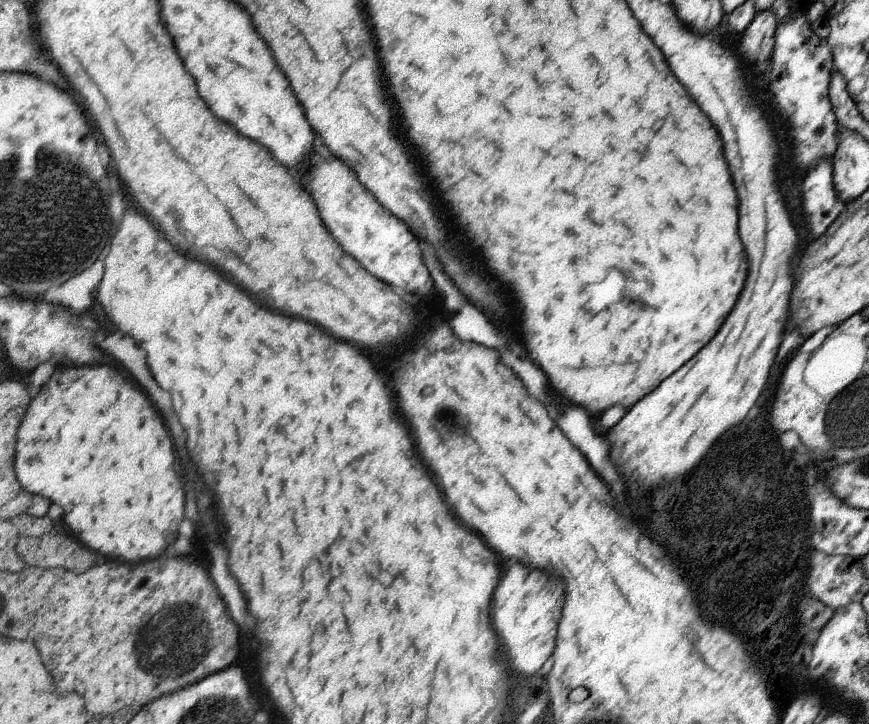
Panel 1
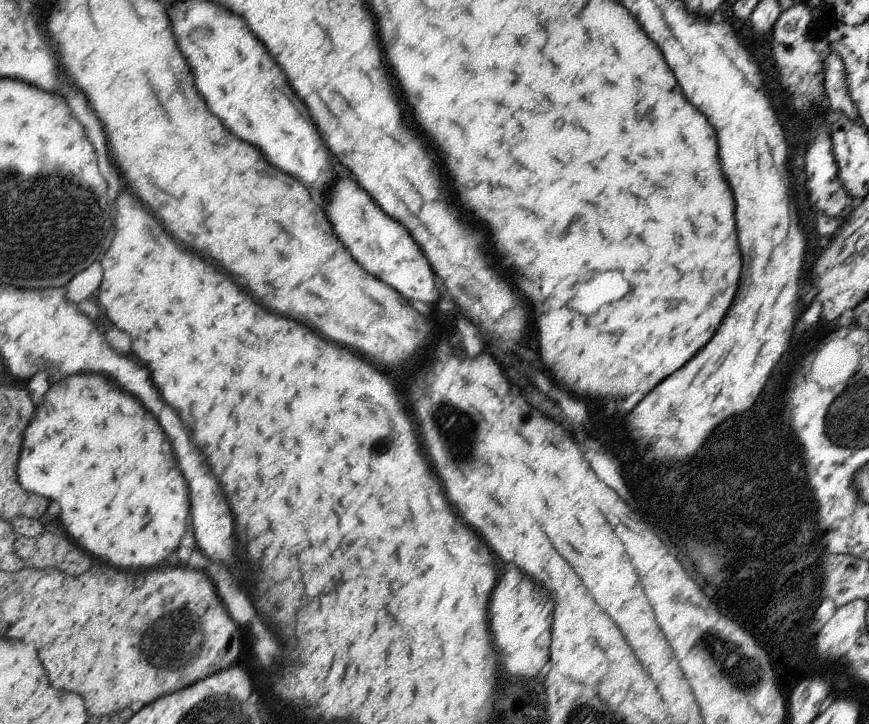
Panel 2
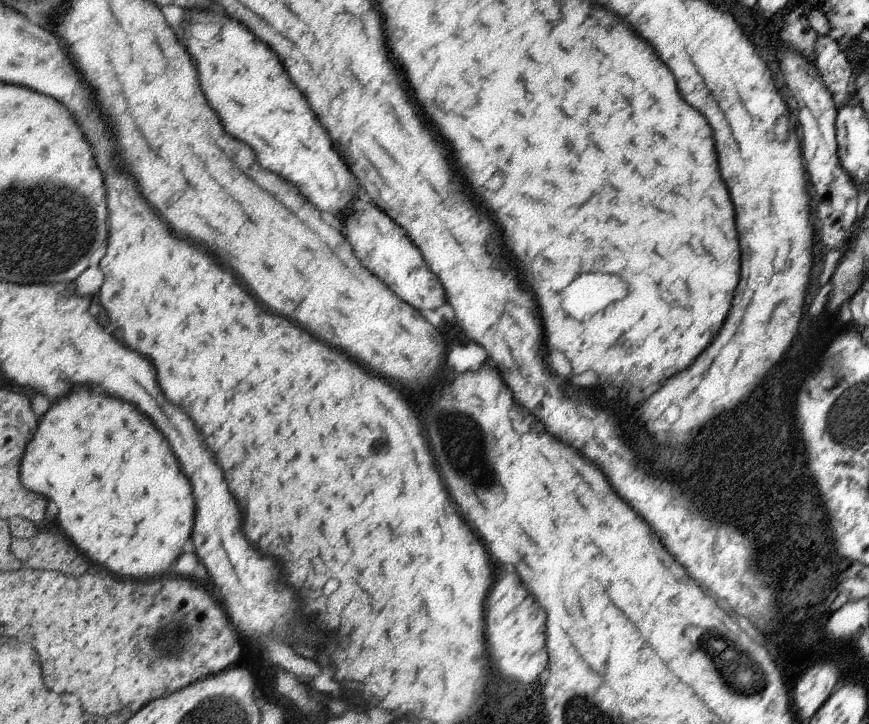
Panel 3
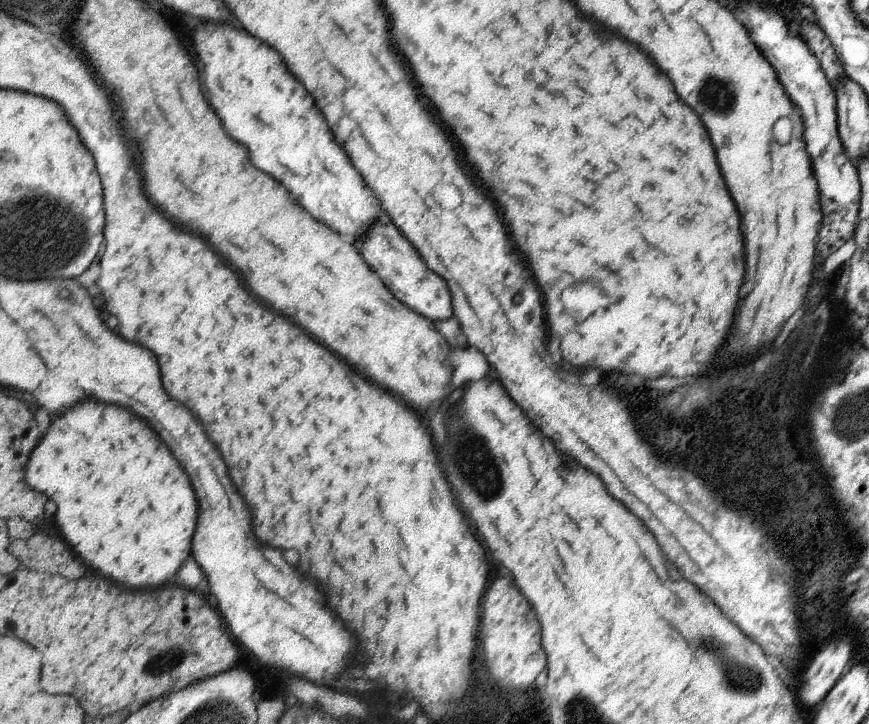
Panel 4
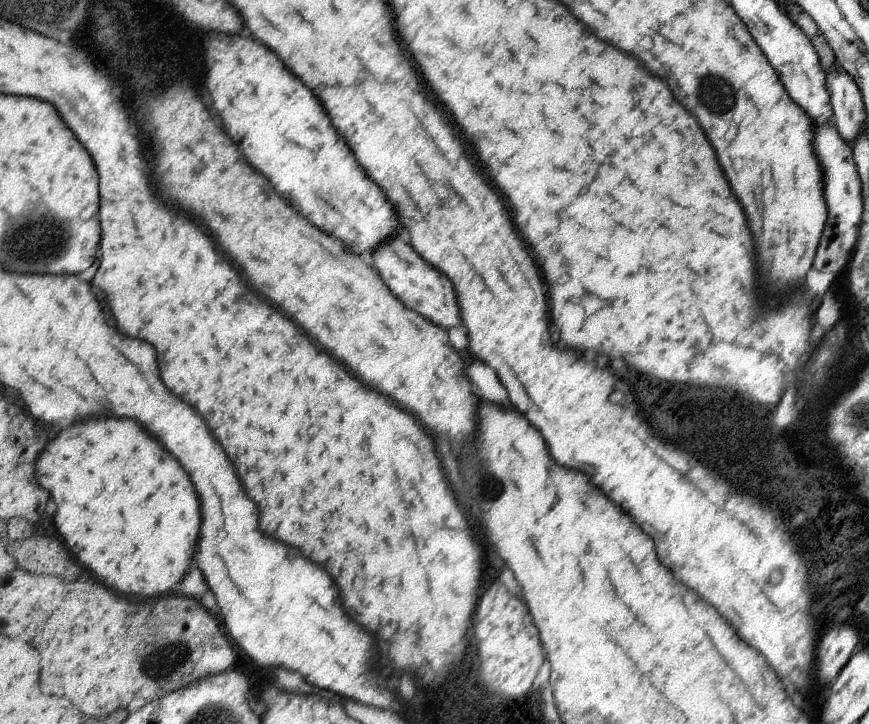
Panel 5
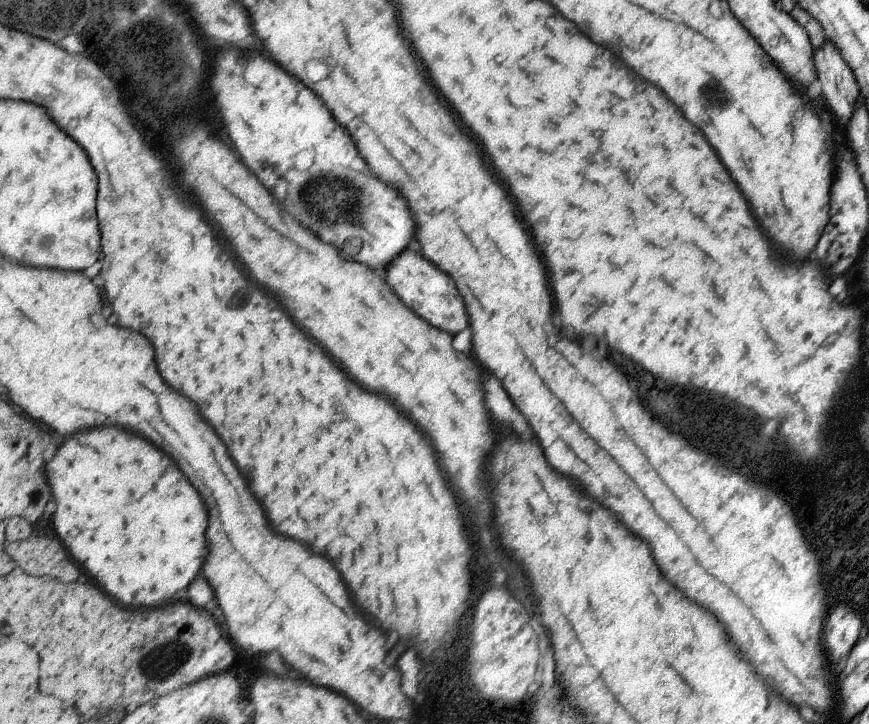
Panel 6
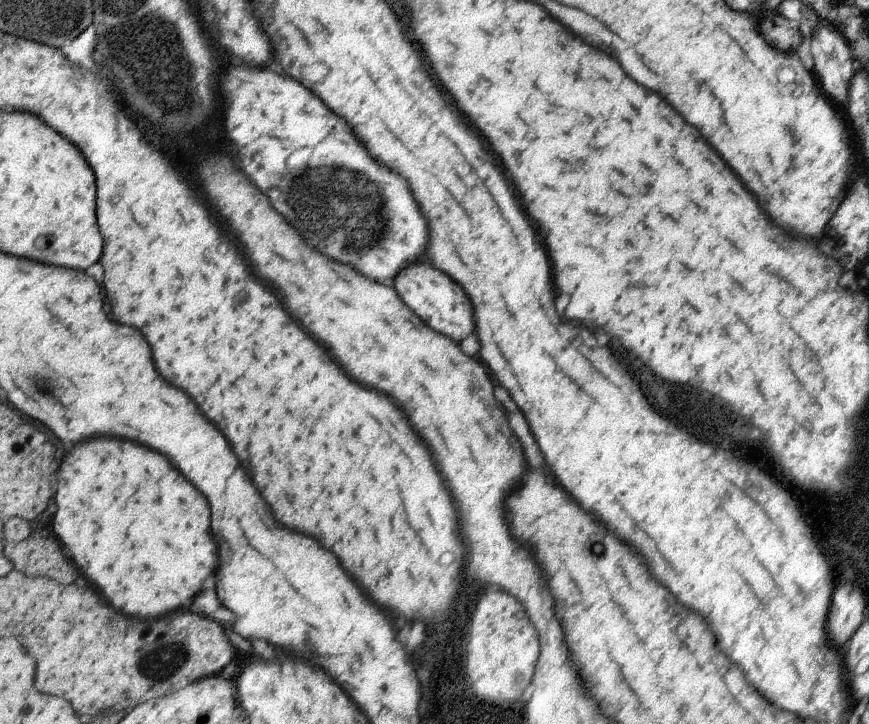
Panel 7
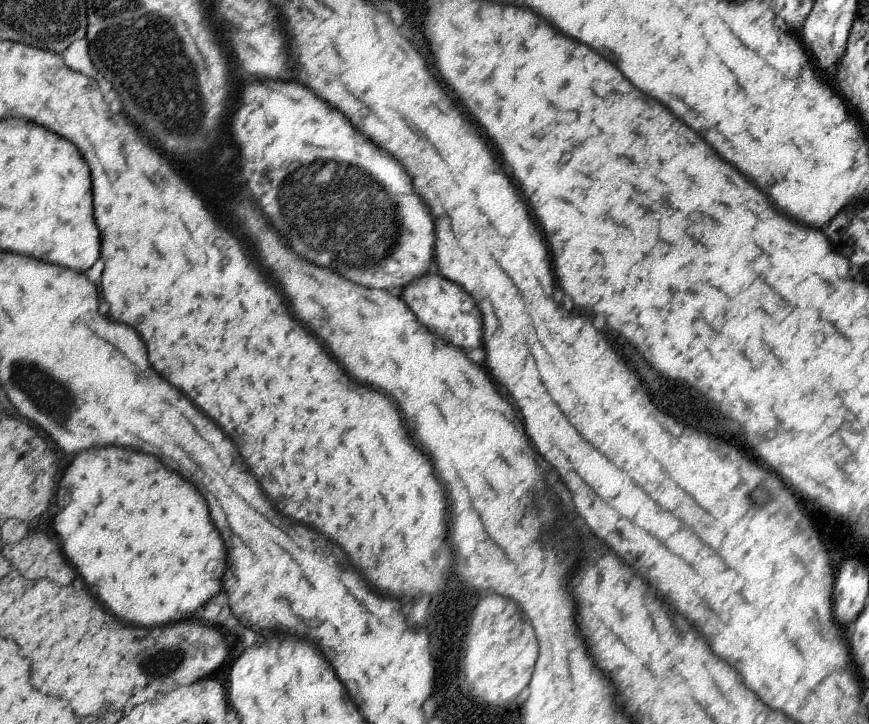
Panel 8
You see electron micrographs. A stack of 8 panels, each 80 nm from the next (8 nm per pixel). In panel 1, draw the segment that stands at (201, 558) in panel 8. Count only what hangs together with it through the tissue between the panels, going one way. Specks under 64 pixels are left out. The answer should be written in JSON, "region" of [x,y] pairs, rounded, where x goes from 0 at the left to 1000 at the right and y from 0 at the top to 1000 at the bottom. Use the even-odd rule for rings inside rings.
{"region":[[[124,503],[97,506],[97,508],[85,508],[85,506],[67,508],[58,519],[58,525],[48,533],[44,547],[37,550],[37,555],[28,572],[28,580],[24,580],[20,594],[16,646],[24,673],[37,682],[58,688],[60,693],[69,696],[74,702],[74,721],[81,727],[81,732],[90,740],[90,746],[97,754],[106,757],[108,762],[115,762],[117,768],[143,773],[143,776],[159,776],[159,773],[168,773],[168,771],[180,771],[191,760],[193,751],[198,751],[203,746],[205,727],[207,727],[203,721],[212,715],[212,710],[209,710],[212,707],[212,677],[209,677],[209,666],[207,666],[205,655],[200,652],[200,638],[203,638],[200,613],[198,613],[198,605],[189,588],[184,569],[175,561],[168,541],[163,541],[150,522],[140,519],[133,508],[129,508]],[[81,511],[101,511],[101,514],[92,514],[90,522],[81,525]]]}

